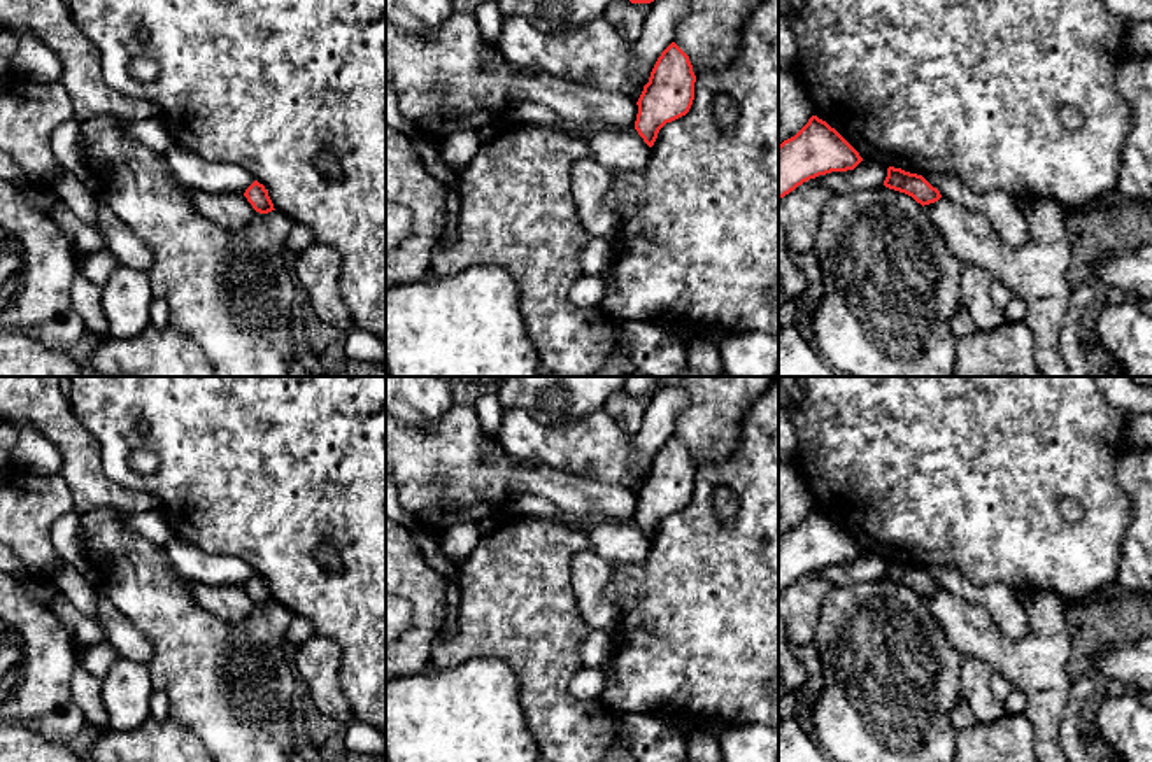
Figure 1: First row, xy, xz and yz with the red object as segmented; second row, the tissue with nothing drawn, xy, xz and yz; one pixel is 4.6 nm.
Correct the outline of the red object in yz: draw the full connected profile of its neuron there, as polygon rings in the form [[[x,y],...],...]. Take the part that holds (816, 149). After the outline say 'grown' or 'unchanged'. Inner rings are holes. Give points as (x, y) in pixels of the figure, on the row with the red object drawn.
[[[812,116],[794,137],[779,145],[779,200],[810,179],[854,170],[861,161],[859,152],[835,128]]]; unchanged

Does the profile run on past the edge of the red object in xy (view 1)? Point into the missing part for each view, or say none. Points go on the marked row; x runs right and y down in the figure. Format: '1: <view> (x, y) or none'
1: none

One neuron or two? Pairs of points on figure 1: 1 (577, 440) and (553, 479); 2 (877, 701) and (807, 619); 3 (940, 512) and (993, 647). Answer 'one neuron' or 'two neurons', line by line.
1: two neurons
2: two neurons
3: two neurons

